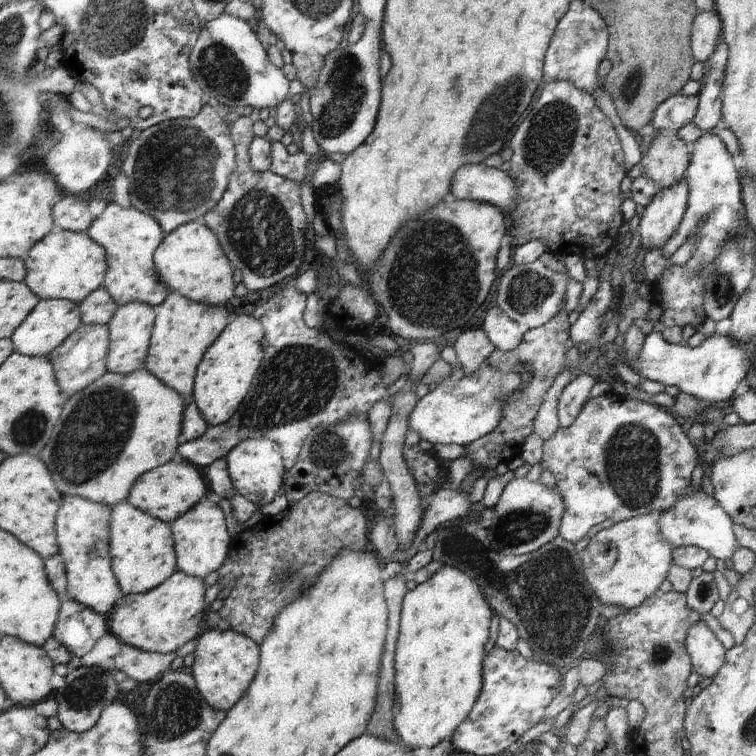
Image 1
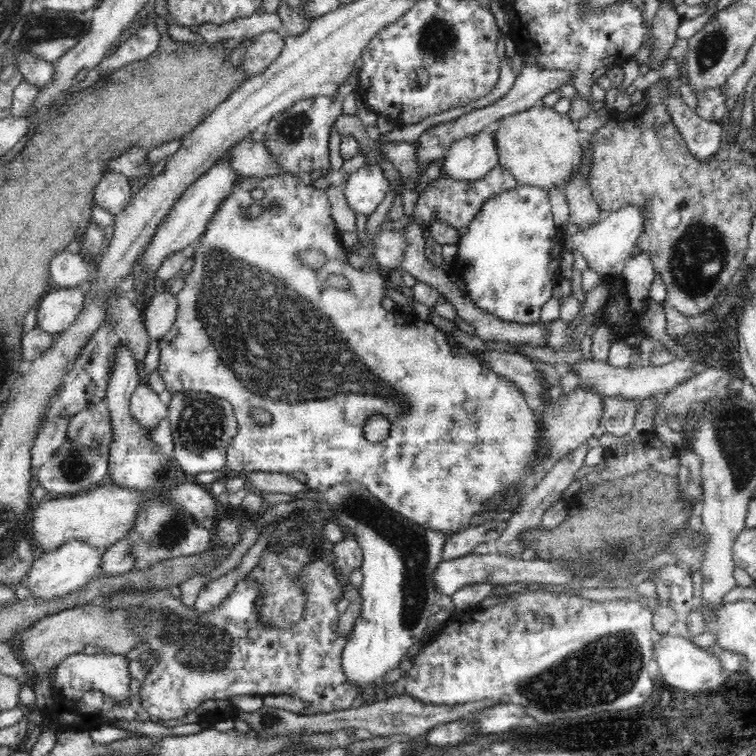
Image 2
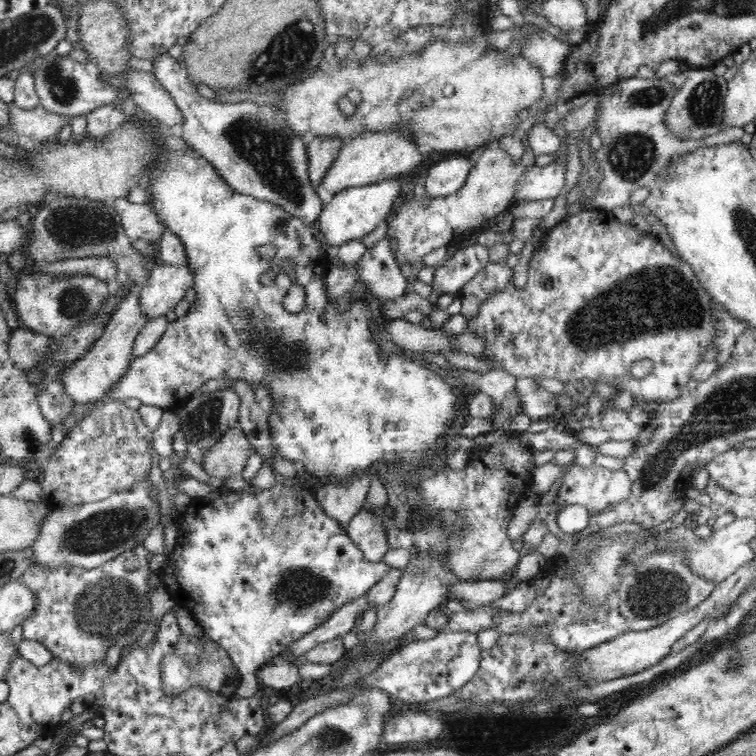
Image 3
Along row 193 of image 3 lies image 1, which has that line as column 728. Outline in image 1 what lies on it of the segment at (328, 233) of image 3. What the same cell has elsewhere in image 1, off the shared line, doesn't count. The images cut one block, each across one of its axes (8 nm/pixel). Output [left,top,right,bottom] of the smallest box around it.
[628,329,747,406]

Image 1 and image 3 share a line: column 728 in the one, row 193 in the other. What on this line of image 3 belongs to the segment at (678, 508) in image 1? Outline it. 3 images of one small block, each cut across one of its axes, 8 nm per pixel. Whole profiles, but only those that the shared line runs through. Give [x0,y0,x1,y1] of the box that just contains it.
[513,151,569,205]

